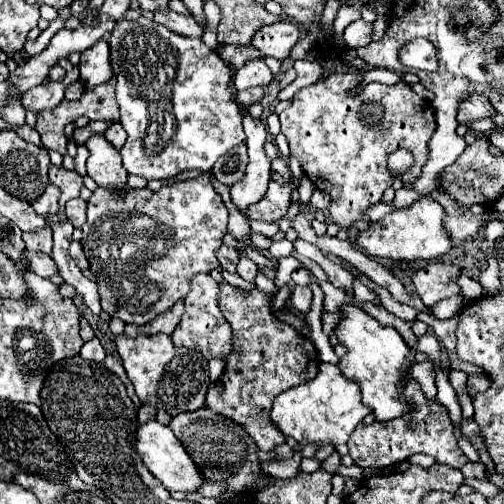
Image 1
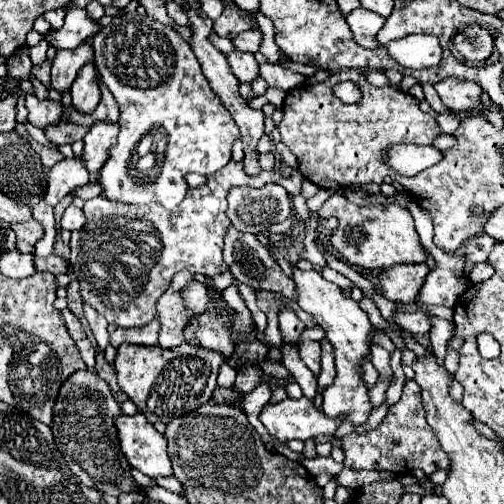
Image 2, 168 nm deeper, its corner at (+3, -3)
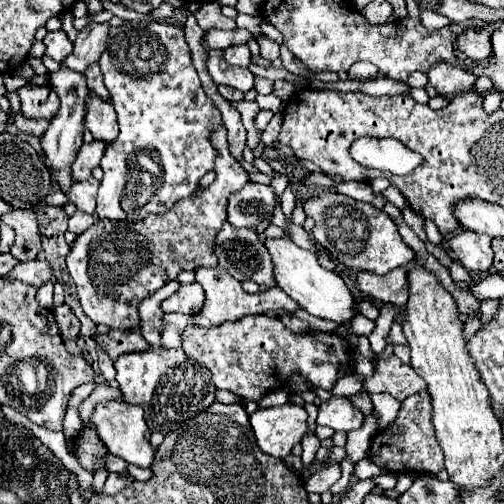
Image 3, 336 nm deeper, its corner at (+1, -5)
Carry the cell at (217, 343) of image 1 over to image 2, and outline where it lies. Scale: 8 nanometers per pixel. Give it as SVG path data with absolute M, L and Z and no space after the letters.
M178 272L172 278L170 288L162 294L156 304L158 320L162 322L158 344L162 348L176 348L180 344L198 344L196 342L196 314L188 314L184 298L180 298L184 286L194 280L192 272Z

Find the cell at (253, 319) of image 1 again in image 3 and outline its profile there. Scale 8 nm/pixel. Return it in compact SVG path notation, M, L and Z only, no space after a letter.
M198 282L182 284L178 292L174 292L170 298L162 302L164 312L182 312L182 314L194 314L202 308L202 286Z

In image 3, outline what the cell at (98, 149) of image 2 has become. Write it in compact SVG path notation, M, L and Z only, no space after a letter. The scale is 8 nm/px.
M90 92L84 108L86 108L86 128L94 134L94 138L112 142L118 136L114 104L110 100L100 98L94 92Z

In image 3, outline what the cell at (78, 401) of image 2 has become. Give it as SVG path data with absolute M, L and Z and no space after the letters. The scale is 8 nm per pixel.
M90 426L88 430L84 430L78 440L76 440L76 446L74 446L74 454L76 454L76 460L80 462L82 468L94 472L98 470L100 466L104 466L104 456L108 454L106 446L100 442L96 430Z

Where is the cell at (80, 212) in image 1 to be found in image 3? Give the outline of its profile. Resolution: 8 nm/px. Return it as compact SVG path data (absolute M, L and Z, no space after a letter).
M76 212L74 216L68 218L68 230L74 234L82 234L84 230L88 230L94 224L94 216L86 214L86 212Z

